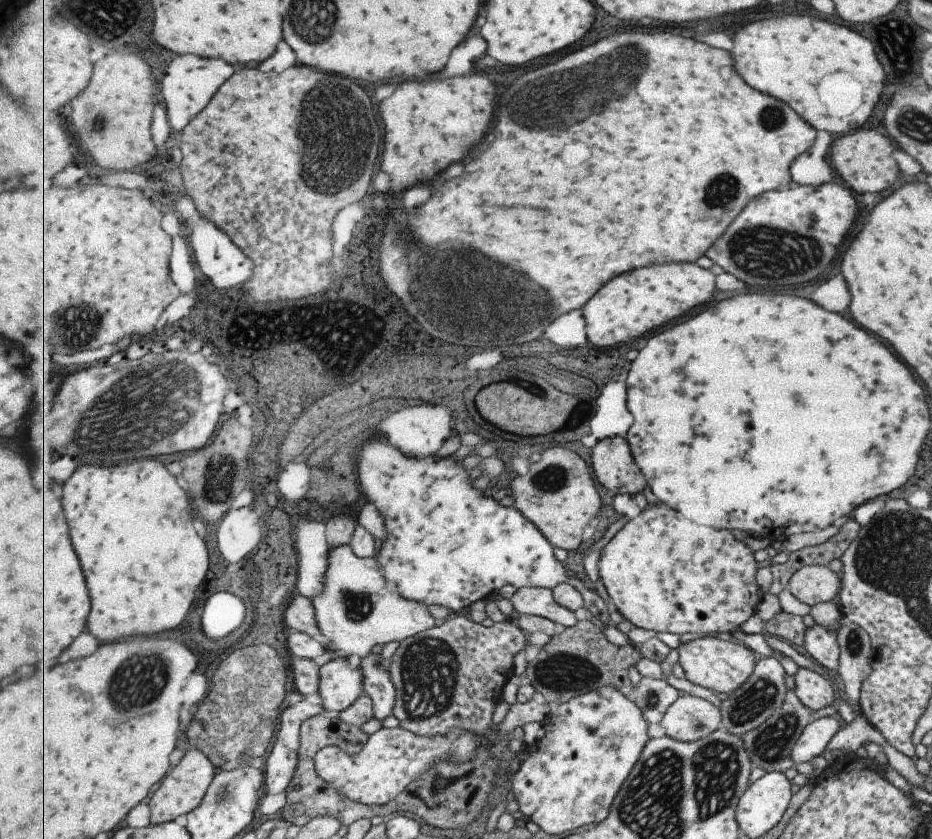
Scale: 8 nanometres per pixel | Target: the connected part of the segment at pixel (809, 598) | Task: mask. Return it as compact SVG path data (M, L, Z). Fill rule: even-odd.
M823 565L801 567L789 580L787 588L804 605L829 602L839 590L839 578Z

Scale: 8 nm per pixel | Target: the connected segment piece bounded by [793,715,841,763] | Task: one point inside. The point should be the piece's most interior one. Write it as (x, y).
(814, 737)

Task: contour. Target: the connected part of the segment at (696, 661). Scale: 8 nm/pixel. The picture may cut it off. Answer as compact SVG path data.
M704 636L688 643L680 643L678 647L679 661L686 672L686 678L693 684L709 689L713 694L728 696L745 684L756 670L755 651L747 646L733 644L715 636Z

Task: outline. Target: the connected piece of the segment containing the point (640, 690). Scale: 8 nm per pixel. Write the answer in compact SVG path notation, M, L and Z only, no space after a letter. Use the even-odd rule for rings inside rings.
M642 677L635 689L635 702L649 724L661 724L668 708L679 699L679 690L667 681Z

